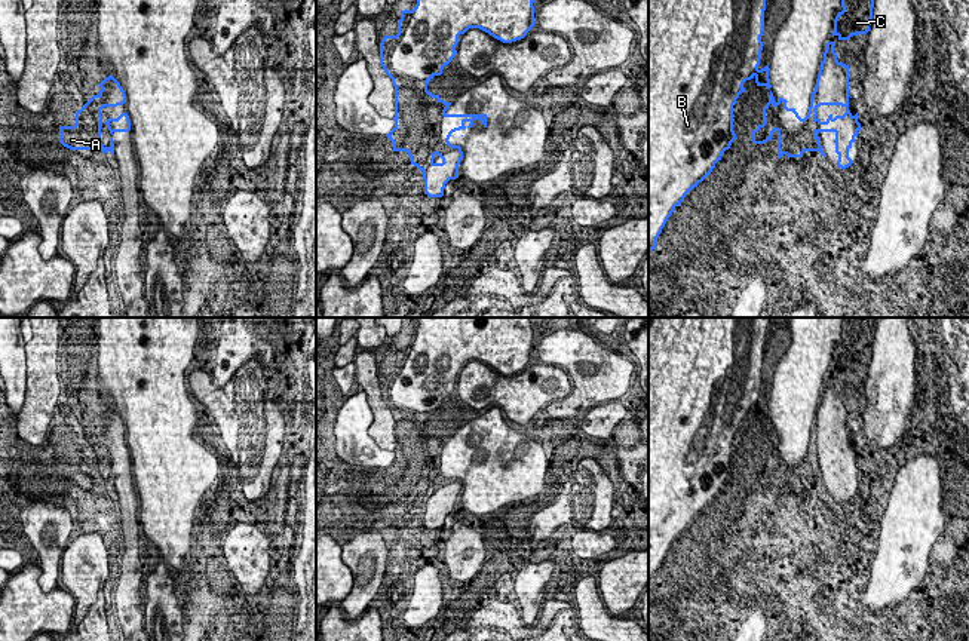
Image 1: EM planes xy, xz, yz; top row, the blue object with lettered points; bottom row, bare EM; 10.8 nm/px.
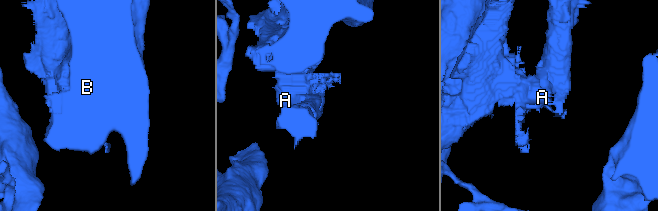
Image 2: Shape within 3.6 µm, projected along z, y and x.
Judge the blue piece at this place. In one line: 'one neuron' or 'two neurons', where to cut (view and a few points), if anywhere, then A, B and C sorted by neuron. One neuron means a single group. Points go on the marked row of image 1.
two neurons; cut in yz along (807, 113), (816, 119), (819, 131); A B / C

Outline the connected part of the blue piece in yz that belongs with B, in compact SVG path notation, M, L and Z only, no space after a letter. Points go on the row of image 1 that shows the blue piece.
M648 0L648 252L657 245L668 218L681 206L686 194L711 175L721 154L738 139L733 131L733 105L742 92L743 83L754 79L757 86L770 91L769 65L758 68L763 50L766 0Z

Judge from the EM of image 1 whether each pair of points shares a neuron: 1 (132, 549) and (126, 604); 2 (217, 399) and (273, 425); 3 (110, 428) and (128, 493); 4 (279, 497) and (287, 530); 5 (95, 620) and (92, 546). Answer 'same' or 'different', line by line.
1: same
2: same
3: same
4: same
5: same

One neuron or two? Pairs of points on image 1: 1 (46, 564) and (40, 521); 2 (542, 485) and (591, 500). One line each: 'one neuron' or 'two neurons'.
1: one neuron
2: two neurons

